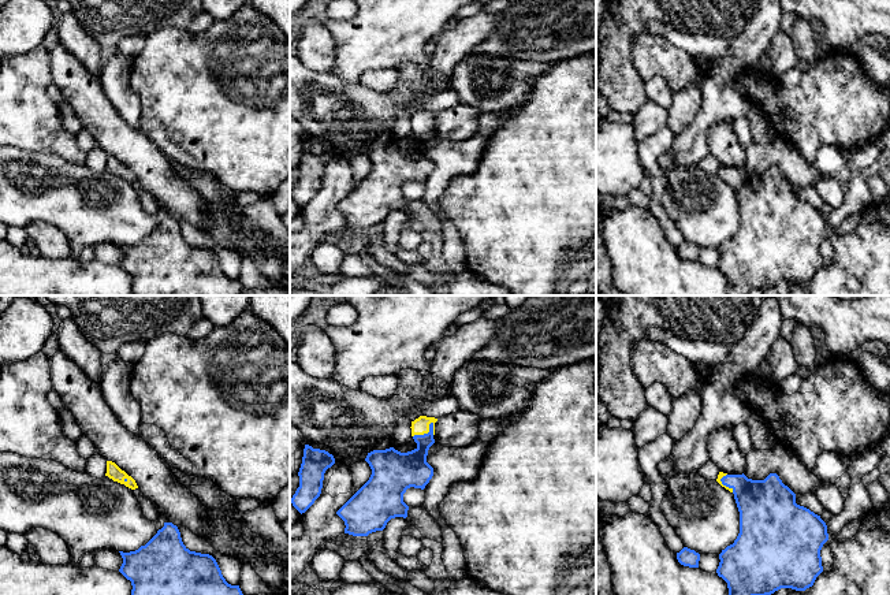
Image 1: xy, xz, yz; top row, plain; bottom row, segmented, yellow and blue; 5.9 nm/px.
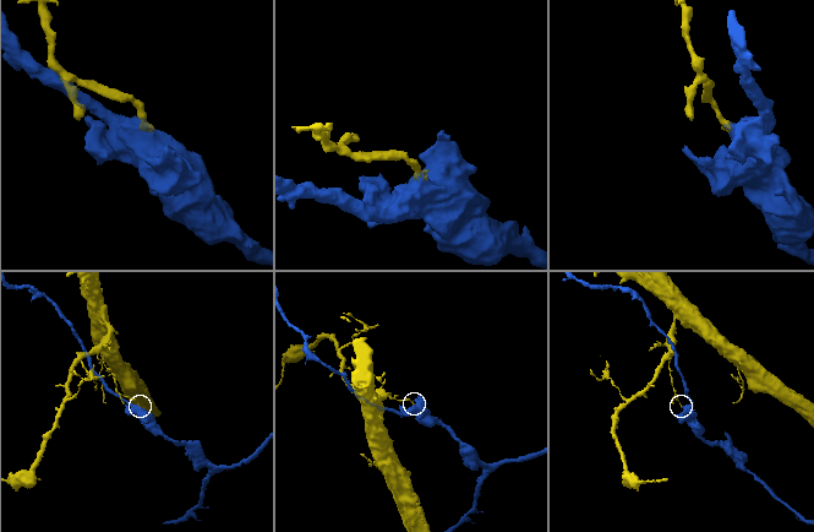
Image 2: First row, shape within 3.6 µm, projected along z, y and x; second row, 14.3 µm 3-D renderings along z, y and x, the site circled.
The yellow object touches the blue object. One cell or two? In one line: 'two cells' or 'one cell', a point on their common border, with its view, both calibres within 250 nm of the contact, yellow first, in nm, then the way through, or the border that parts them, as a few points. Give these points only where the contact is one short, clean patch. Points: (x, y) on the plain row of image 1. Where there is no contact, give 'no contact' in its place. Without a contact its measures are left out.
two cells | xz (425, 126) | 100/200 nm | along xz (434, 116), (429, 118), (427, 126), (413, 130)

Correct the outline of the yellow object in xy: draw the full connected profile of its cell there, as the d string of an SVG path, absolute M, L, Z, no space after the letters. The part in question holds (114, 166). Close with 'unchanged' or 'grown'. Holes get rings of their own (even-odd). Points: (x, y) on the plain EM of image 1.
M107 155L107 167L105 167L105 170L108 170L109 172L112 172L113 175L124 178L126 181L129 181L131 183L138 182L135 174L131 170L129 170L124 164L122 164L112 155Z; unchanged

